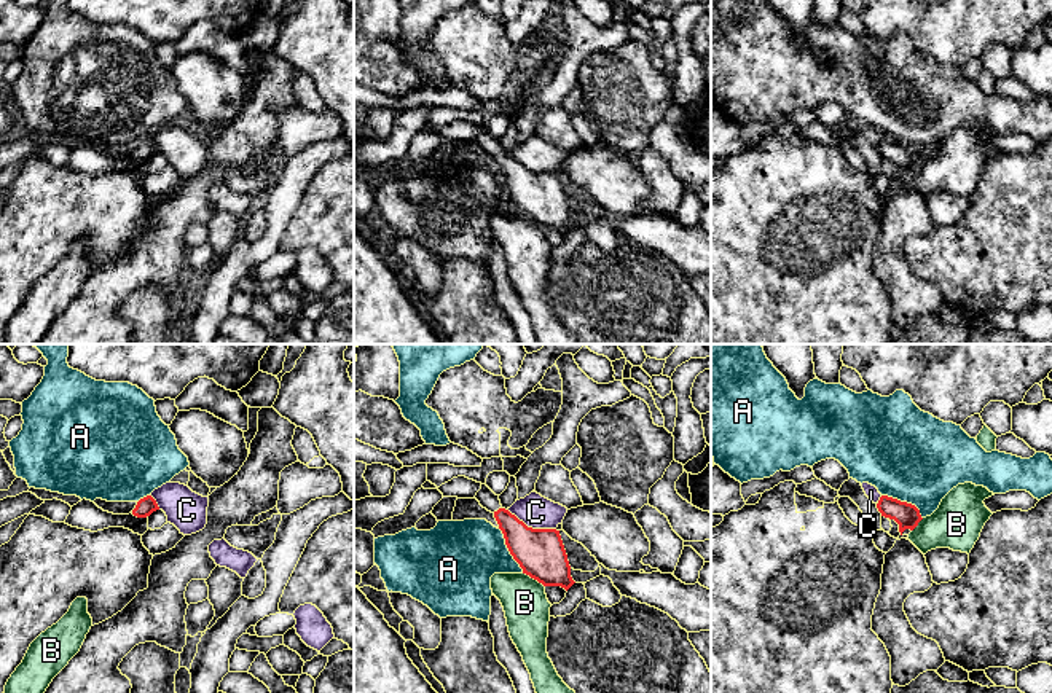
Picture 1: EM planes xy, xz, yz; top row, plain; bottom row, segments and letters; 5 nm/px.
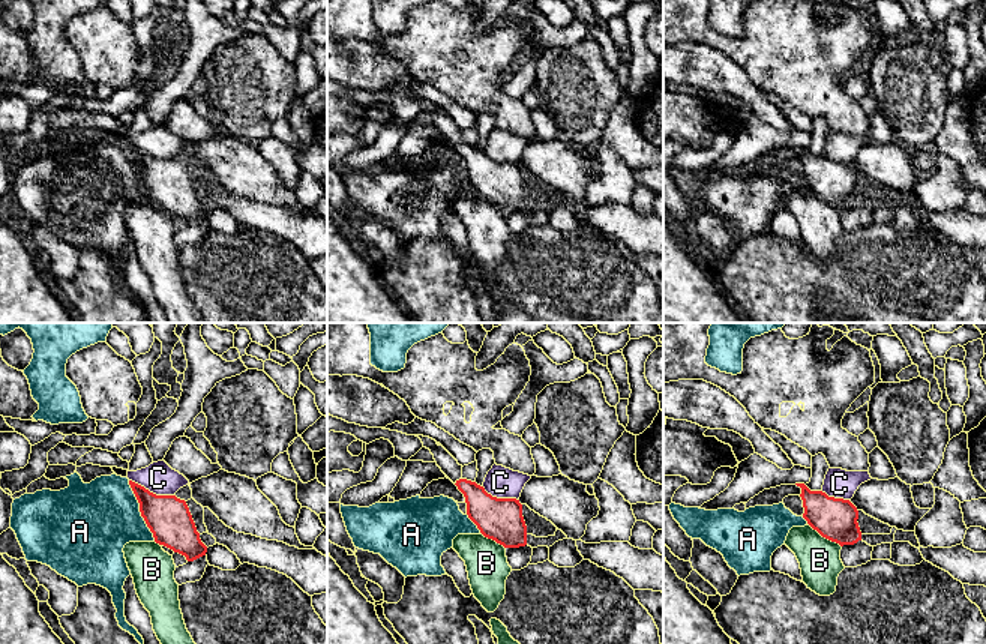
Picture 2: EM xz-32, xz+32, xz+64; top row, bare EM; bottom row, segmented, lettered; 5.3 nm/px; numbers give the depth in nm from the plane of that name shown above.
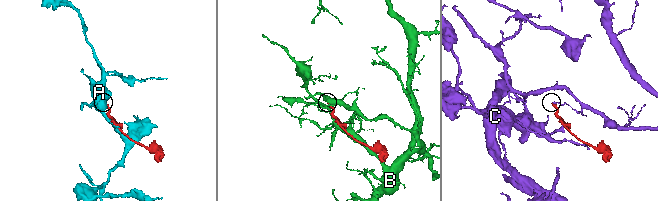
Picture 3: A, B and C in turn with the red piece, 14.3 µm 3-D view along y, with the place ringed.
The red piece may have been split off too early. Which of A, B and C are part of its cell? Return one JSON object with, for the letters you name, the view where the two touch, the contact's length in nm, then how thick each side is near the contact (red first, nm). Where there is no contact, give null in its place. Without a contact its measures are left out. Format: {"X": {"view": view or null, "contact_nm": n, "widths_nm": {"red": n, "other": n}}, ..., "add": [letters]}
{"add": []}

